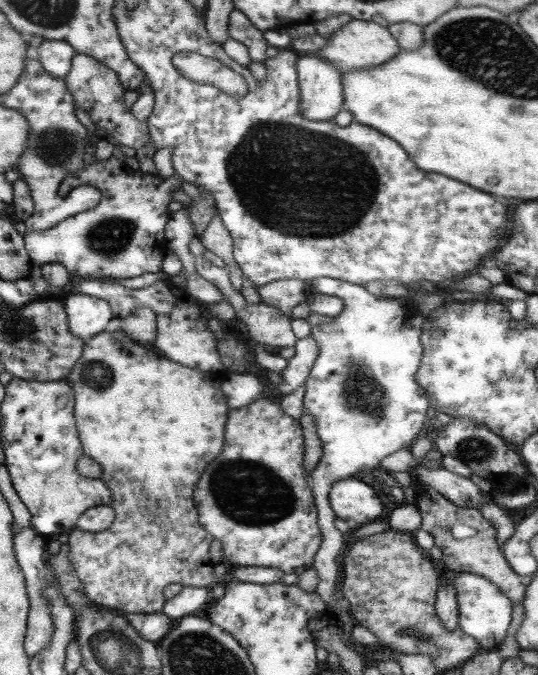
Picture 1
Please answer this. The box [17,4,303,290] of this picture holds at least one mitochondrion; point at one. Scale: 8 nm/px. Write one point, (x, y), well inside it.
(108, 239)

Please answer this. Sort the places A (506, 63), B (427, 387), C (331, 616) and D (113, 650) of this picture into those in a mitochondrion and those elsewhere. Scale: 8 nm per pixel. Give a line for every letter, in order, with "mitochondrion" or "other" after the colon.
A: mitochondrion
B: other
C: other
D: mitochondrion

